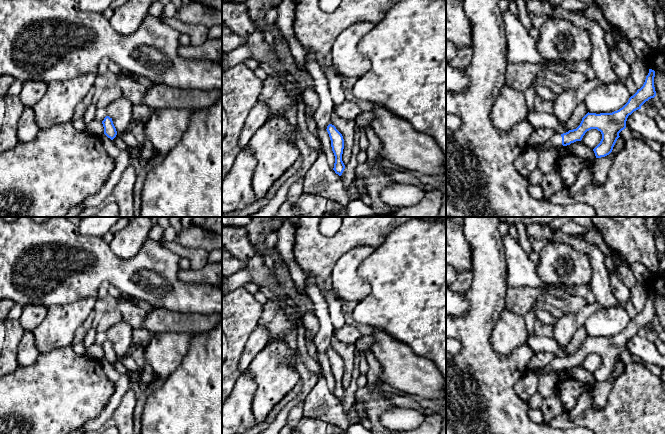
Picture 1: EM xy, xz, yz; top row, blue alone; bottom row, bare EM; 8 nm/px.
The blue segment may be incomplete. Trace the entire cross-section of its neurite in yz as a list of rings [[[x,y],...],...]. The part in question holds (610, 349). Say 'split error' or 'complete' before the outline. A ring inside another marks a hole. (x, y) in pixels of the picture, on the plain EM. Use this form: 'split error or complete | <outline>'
split error | [[[649,293],[643,310],[631,320],[628,326],[619,334],[612,337],[587,337],[580,349],[573,354],[563,358],[555,358],[548,365],[543,367],[544,373],[555,370],[567,370],[576,365],[581,365],[585,357],[591,353],[597,353],[602,358],[600,367],[593,373],[596,382],[609,379],[620,361],[619,357],[626,352],[626,345],[634,335],[641,333],[641,330],[656,320],[654,311],[655,295]]]

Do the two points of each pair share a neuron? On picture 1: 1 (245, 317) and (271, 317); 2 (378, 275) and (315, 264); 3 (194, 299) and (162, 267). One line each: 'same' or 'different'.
1: different
2: different
3: same

